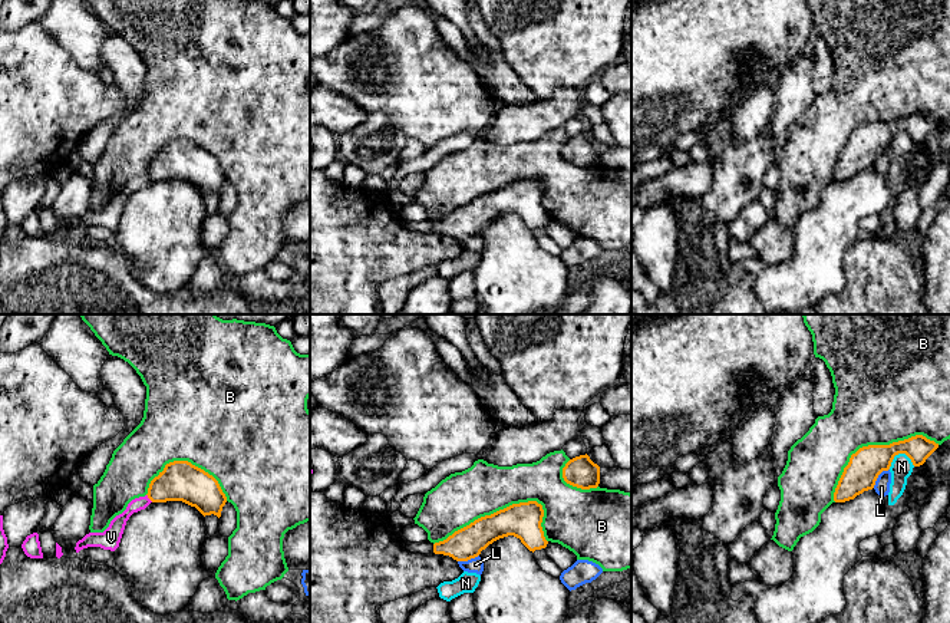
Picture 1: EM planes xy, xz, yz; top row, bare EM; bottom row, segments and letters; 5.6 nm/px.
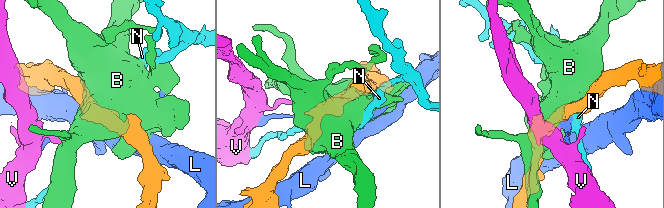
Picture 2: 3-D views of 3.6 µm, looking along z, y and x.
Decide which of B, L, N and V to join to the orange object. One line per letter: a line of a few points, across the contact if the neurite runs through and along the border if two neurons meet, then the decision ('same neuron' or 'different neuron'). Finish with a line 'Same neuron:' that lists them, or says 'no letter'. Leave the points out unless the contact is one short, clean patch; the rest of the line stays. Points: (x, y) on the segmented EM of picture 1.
B: different neuron
L: different neuron
N: line yz (914, 465), (904, 454), (897, 454), (889, 468); different neuron
V: line xy (147, 494), (152, 501); different neuron
Same neuron: no letter

